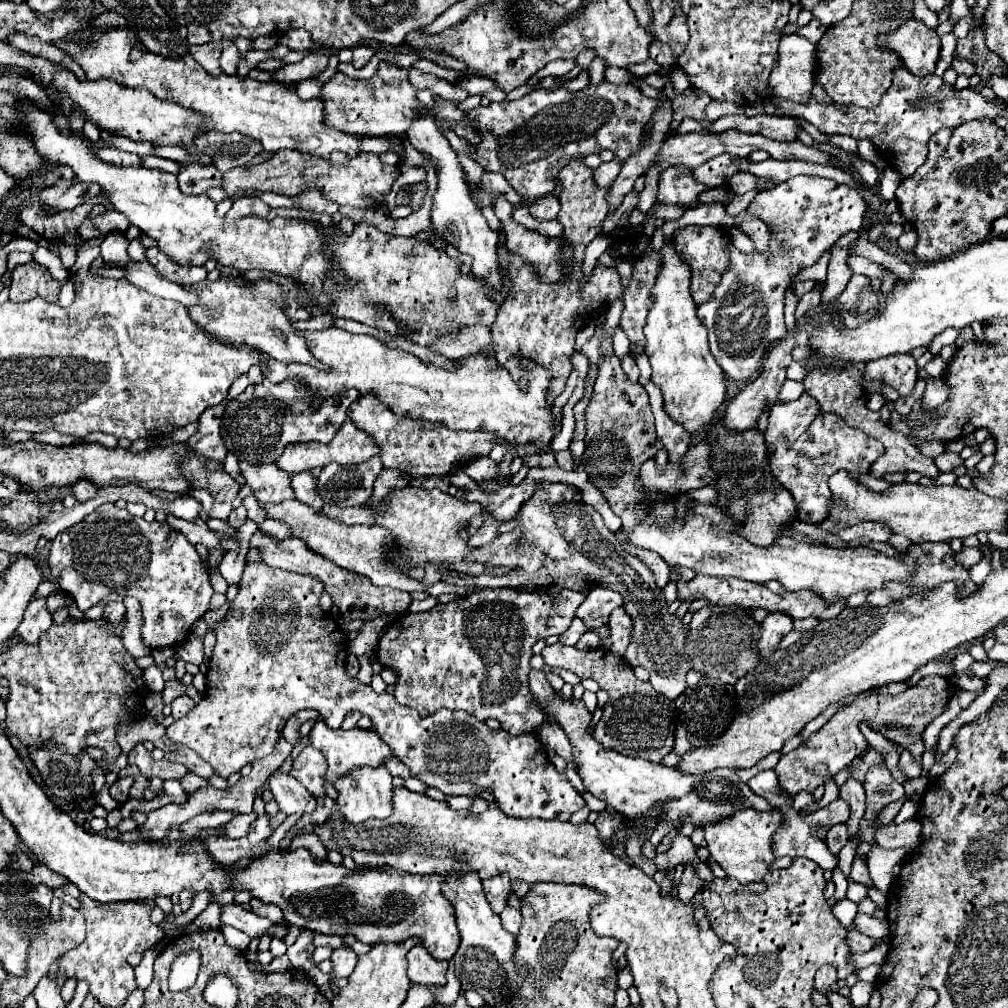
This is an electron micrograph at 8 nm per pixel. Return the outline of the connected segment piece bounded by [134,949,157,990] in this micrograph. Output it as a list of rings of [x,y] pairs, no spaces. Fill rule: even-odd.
[[[152,949],[144,951],[143,955],[142,962],[134,968],[134,972],[138,988],[145,990],[153,980],[153,965],[157,956]]]

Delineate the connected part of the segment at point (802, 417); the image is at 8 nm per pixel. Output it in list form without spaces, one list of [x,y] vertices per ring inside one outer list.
[[[806,392],[794,402],[774,404],[768,418],[768,428],[764,432],[770,452],[774,452],[778,438],[786,438],[786,442],[792,444],[818,414],[818,402]]]

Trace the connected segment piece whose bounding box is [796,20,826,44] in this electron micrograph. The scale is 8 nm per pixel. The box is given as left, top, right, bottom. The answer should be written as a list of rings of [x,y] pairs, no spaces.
[[[812,20],[812,22],[810,22],[810,24],[806,24],[804,28],[798,28],[798,30],[796,30],[796,34],[798,34],[798,36],[804,36],[804,38],[806,38],[806,40],[810,40],[812,44],[816,44],[816,42],[822,38],[822,34],[824,34],[824,32],[826,32],[826,28],[824,28],[818,20]]]

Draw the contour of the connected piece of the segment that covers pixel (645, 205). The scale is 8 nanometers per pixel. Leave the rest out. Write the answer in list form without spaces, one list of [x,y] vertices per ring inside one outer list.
[[[650,170],[648,174],[646,174],[646,186],[644,186],[644,190],[640,192],[640,198],[638,198],[638,212],[642,212],[642,214],[646,214],[652,206],[654,206],[654,202],[656,202],[656,192],[658,192],[658,176],[660,176],[660,172],[656,172],[656,170]]]

